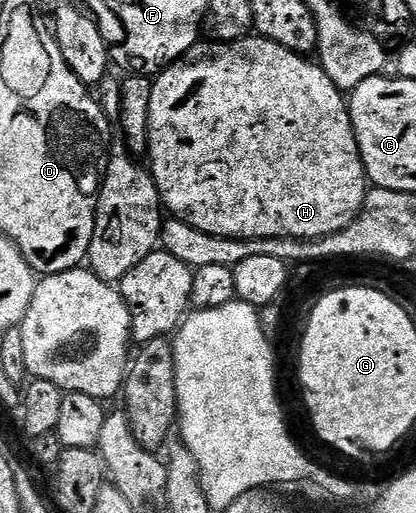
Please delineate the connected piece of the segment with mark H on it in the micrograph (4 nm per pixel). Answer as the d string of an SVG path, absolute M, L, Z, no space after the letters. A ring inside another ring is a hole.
M249 35L227 43L197 44L178 61L173 61L153 80L154 95L150 95L150 135L147 160L152 160L150 172L156 180L163 208L174 215L175 220L190 223L198 231L206 231L219 237L303 237L319 239L329 237L346 228L364 206L364 198L370 188L364 172L364 161L352 130L352 117L348 114L348 101L341 89L325 75L315 60L291 53L286 47L267 37Z

